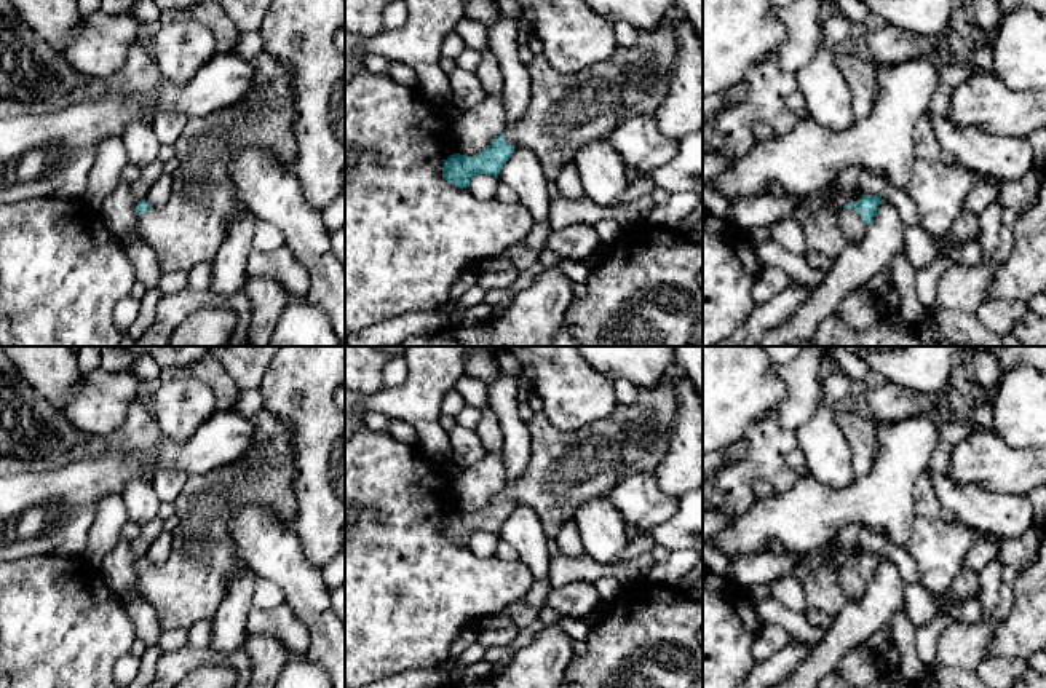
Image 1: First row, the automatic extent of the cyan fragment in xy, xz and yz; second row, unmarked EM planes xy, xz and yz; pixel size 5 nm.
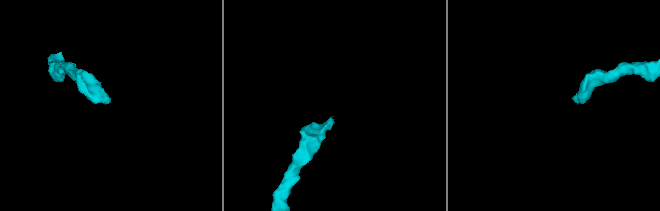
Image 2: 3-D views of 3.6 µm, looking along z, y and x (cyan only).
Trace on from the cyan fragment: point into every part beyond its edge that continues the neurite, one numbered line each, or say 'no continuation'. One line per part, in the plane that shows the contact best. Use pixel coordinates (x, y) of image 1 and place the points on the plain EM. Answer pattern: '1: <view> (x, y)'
1: yz (851, 581)

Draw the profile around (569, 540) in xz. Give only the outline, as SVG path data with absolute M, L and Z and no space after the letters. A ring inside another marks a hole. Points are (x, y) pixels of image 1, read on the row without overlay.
M569 520L561 527L556 543L559 551L567 557L578 557L584 552L578 527L573 520Z

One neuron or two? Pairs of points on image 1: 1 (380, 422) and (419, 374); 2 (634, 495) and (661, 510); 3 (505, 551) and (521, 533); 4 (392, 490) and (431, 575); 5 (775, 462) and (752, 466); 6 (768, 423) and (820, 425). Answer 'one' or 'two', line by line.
1: two
2: one
3: two
4: one
5: one
6: two

